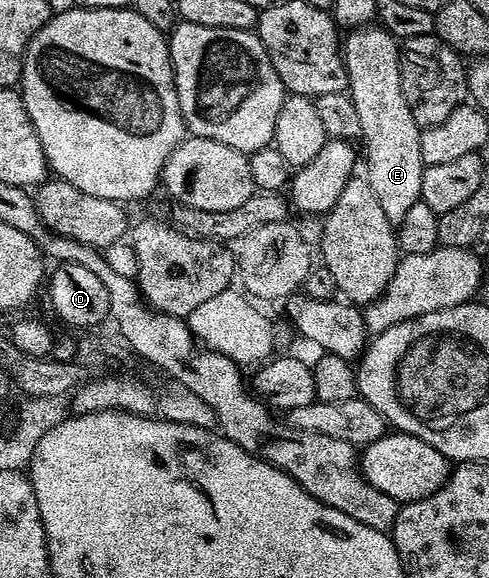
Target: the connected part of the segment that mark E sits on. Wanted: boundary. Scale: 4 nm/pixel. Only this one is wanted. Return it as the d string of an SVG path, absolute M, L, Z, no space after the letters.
M355 27L342 38L343 66L347 68L347 84L361 119L361 145L367 148L367 182L381 203L381 211L393 223L401 222L409 207L421 200L421 175L425 168L421 159L420 125L409 115L409 103L401 91L399 70L400 42L382 27Z

